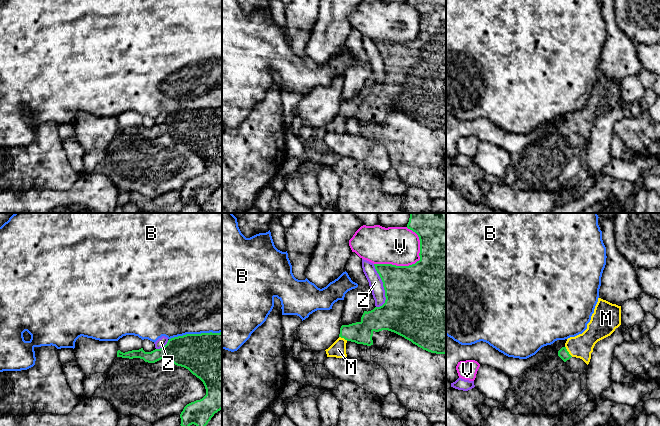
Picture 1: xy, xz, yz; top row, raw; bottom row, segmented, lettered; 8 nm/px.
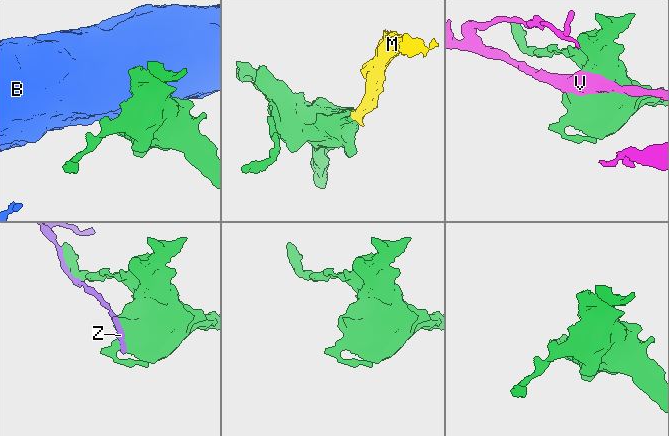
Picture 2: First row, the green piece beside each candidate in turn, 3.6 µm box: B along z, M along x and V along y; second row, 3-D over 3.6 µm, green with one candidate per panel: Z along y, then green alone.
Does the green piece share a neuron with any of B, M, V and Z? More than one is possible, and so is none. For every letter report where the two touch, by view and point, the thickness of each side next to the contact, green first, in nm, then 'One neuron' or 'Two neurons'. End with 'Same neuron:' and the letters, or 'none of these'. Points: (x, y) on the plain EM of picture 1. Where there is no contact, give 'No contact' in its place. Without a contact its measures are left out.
B: Touches green at xy (195, 110). Thickness 420 nm (green) against 500 nm. Two neurons
M: Touches green at yz (567, 127). Thickness 80 nm (green) against 190 nm. One neuron
V: Touches green at xz (409, 41). Thickness 500 nm (green) against 320 nm. Two neurons
Z: Touches green at xz (383, 62). Thickness 460 nm (green) against 110 nm. Two neurons
Same neuron: M

